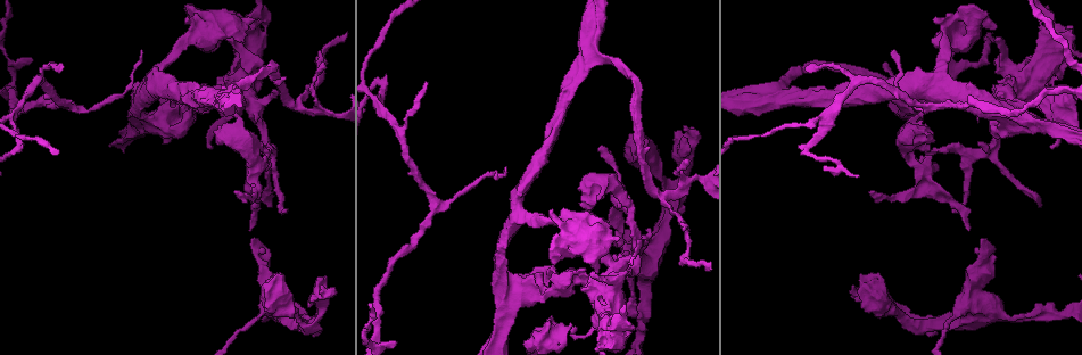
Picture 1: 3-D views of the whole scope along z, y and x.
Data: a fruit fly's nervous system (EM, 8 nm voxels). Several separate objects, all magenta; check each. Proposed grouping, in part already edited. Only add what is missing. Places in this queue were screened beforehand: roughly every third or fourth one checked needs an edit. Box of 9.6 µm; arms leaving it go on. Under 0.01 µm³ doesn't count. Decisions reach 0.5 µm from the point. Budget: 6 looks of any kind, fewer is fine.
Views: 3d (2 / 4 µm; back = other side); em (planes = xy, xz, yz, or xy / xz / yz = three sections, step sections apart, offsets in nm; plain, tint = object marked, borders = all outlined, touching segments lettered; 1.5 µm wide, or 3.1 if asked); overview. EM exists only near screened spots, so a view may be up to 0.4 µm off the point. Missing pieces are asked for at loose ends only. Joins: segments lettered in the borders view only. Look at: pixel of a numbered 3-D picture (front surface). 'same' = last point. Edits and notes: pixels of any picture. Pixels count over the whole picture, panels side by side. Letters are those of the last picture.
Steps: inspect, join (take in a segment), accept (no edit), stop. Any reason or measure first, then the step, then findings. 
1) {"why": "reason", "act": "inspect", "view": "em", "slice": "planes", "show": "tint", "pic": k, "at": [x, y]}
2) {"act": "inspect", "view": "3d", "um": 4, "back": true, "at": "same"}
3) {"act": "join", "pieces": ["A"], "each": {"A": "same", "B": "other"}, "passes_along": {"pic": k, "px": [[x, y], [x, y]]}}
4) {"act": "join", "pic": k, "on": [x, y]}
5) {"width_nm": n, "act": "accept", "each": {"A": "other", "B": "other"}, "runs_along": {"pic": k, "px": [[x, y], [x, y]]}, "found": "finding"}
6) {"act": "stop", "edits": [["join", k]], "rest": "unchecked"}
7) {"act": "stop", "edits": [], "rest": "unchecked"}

{"why": "an open end", "act": "inspect", "view": "em", "slice": "xy", "step": 8, "show": "borders", "pic": 1, "at": [557, 272]}

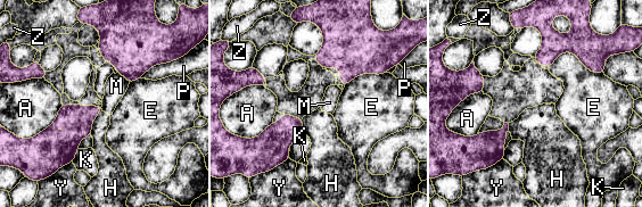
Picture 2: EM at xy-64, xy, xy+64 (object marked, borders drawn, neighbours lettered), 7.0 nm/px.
{"why": "cut it another way", "act": "inspect", "view": "em", "slice": "planes", "show": "borders", "at": "same"}

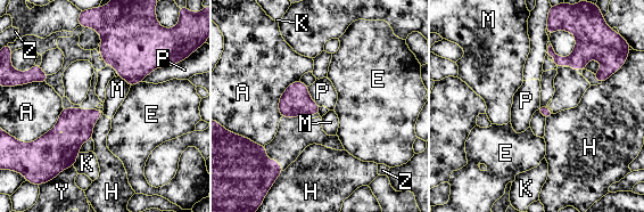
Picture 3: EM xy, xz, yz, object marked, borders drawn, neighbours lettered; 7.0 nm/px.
{"act": "accept", "each": {"A": "other", "E": "other", "H": "other", "K": "other", "M": "other", "P": "other", "Y": "other", "Z": "other"}, "found": "none of them fits"}

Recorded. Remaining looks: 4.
{"why": "an open end", "act": "inspect", "view": "em", "slice": "xy", "step": 8, "show": "borders", "pic": 1, "at": [982, 240]}

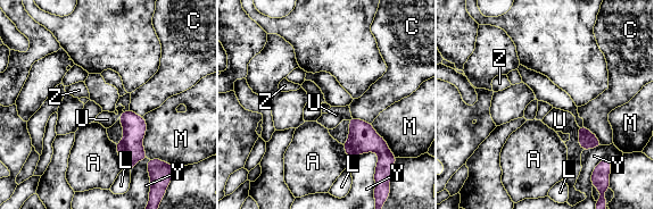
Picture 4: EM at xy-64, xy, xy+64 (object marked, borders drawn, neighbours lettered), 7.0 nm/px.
{"act": "inspect", "view": "em", "slice": "planes", "show": "borders", "at": "same"}

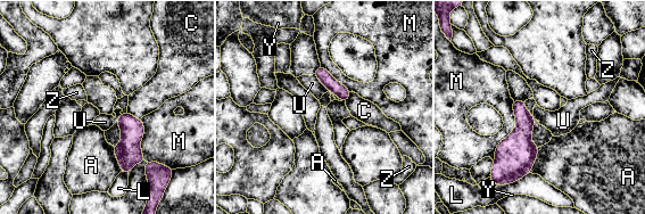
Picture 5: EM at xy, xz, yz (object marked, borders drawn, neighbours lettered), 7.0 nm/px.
{"act": "accept", "each": {"A": "other", "C": "other", "L": "other", "M": "other", "U": "other", "Y": "other", "Z": "other"}, "found": "no lettered segment goes on from it"}

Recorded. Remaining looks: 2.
{"act": "stop", "edits": [], "rest": "unchecked"}

